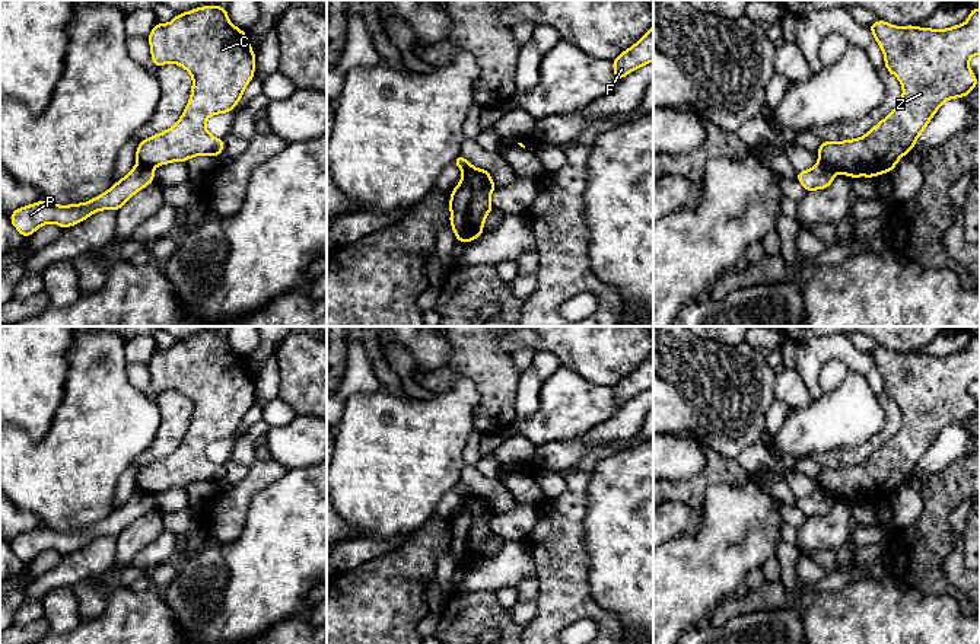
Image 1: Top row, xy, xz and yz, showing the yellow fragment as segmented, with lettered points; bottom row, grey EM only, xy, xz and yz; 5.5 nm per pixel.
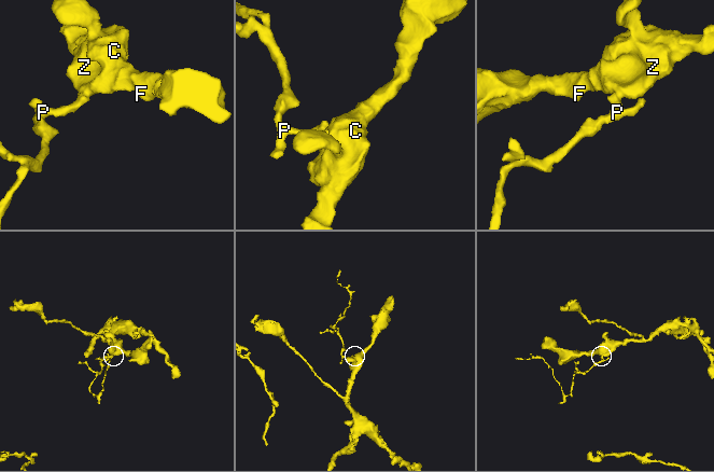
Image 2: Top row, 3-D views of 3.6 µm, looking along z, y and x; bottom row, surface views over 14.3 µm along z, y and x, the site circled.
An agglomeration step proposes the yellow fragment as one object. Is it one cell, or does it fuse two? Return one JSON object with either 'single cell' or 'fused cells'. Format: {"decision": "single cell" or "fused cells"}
{"decision": "fused cells"}

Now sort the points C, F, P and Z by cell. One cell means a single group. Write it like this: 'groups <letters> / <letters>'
groups C F Z / P

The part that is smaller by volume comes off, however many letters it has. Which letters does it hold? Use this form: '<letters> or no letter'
P

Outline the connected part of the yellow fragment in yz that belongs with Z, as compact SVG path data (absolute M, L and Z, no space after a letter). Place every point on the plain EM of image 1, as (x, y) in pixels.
M971 335L965 350L942 357L914 351L894 353L882 345L869 351L869 356L884 379L885 395L903 412L903 424L900 431L862 465L821 469L817 478L820 488L850 504L874 504L892 498L897 488L914 475L916 466L939 433L948 425L967 423L979 411L968 386L980 380L980 335Z

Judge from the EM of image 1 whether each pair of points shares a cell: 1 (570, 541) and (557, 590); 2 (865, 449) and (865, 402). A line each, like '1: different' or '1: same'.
1: same
2: different

